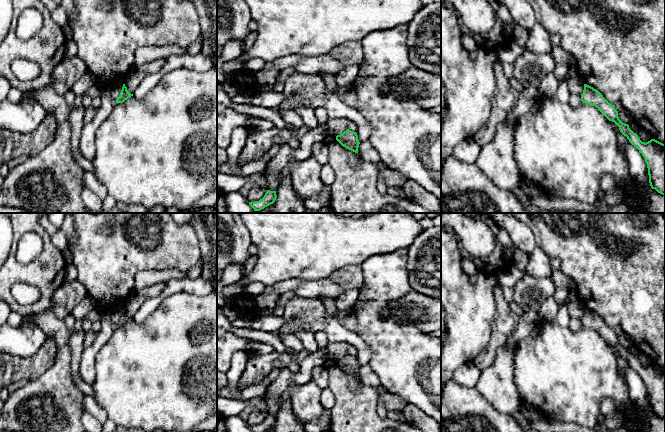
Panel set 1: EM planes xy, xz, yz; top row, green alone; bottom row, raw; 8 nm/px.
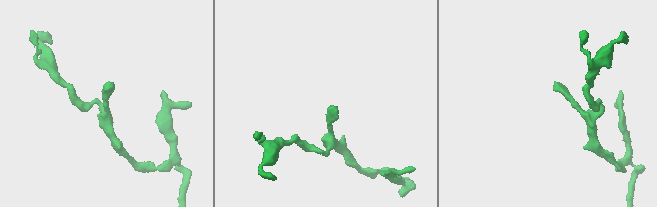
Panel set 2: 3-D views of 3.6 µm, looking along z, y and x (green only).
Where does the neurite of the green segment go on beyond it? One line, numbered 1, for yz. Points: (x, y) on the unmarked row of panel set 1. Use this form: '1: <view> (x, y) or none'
1: none

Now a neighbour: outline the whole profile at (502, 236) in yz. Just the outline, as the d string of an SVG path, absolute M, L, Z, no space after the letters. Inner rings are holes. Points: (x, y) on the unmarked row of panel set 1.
M500 228L497 232L496 239L505 246L513 246L513 242L508 232L503 228Z

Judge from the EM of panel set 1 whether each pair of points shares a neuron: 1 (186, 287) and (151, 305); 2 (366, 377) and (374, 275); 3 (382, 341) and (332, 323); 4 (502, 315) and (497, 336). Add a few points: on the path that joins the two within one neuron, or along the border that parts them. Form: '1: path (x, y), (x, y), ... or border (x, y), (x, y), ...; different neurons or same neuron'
1: path (177, 287), (171, 287), (160, 297); same neuron
2: border (368, 363), (381, 384); different neurons
3: border (355, 331), (370, 349); different neurons
4: path (499, 320), (496, 323), (496, 331); same neuron

